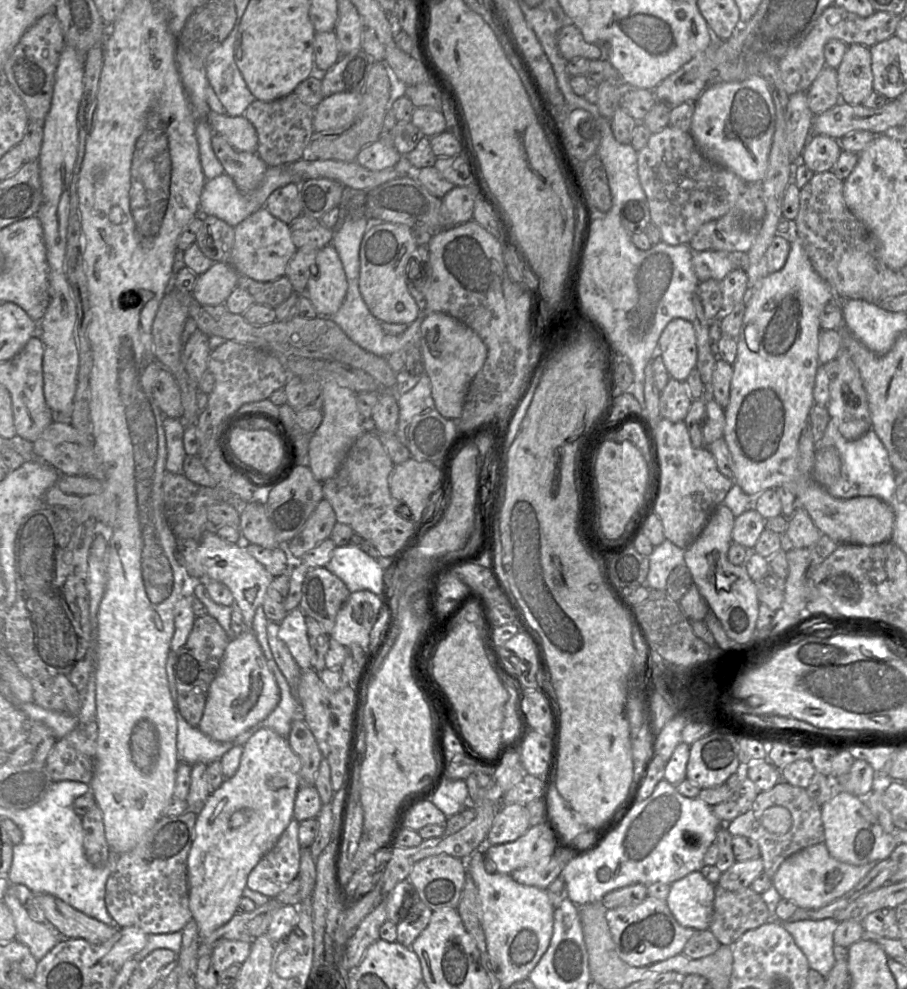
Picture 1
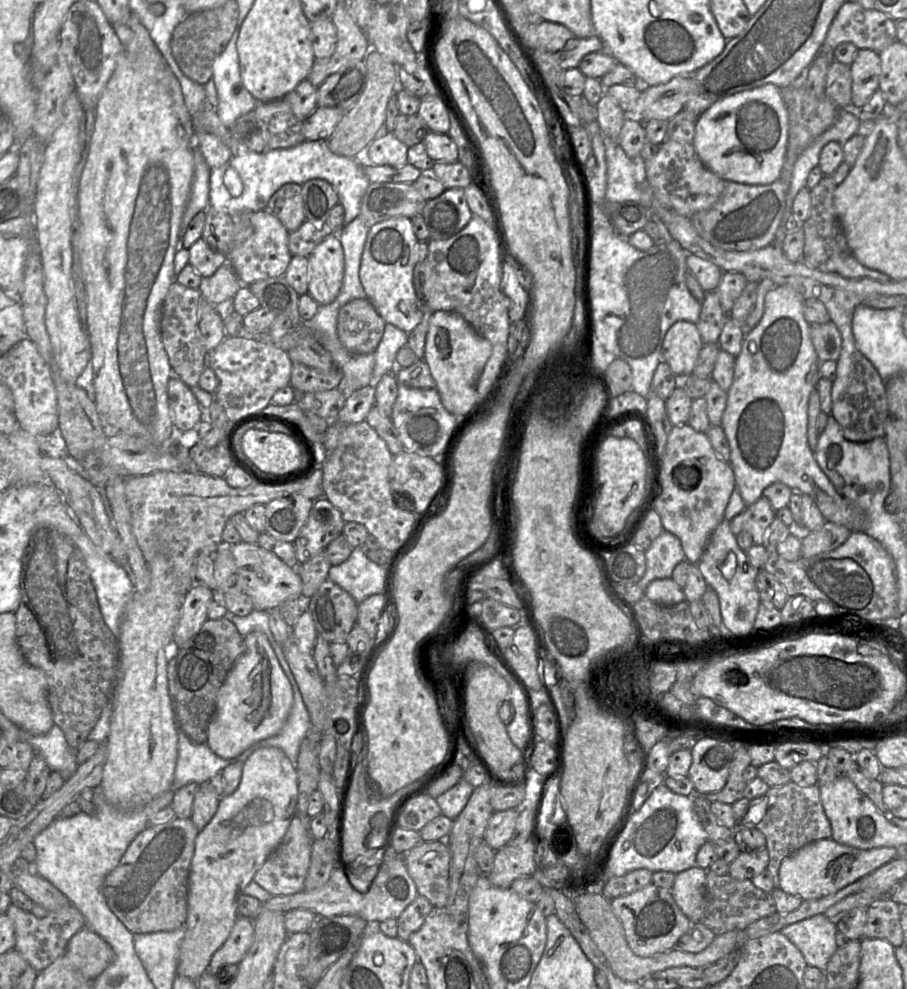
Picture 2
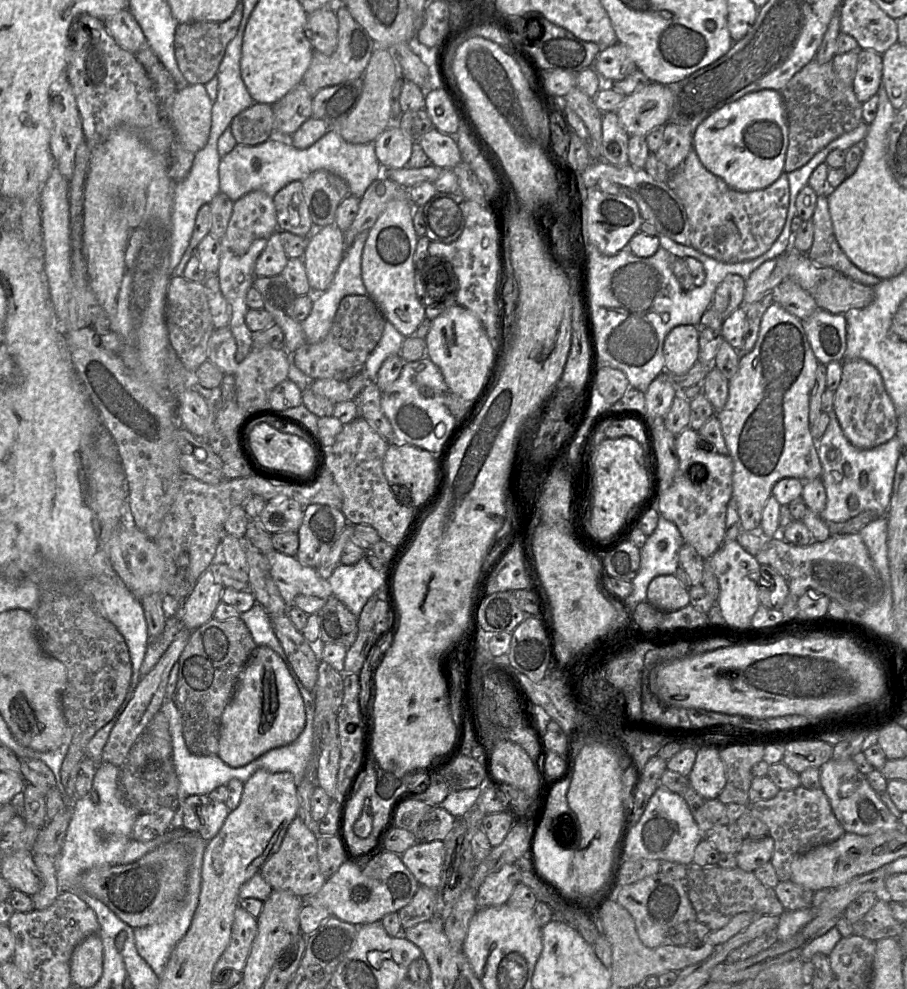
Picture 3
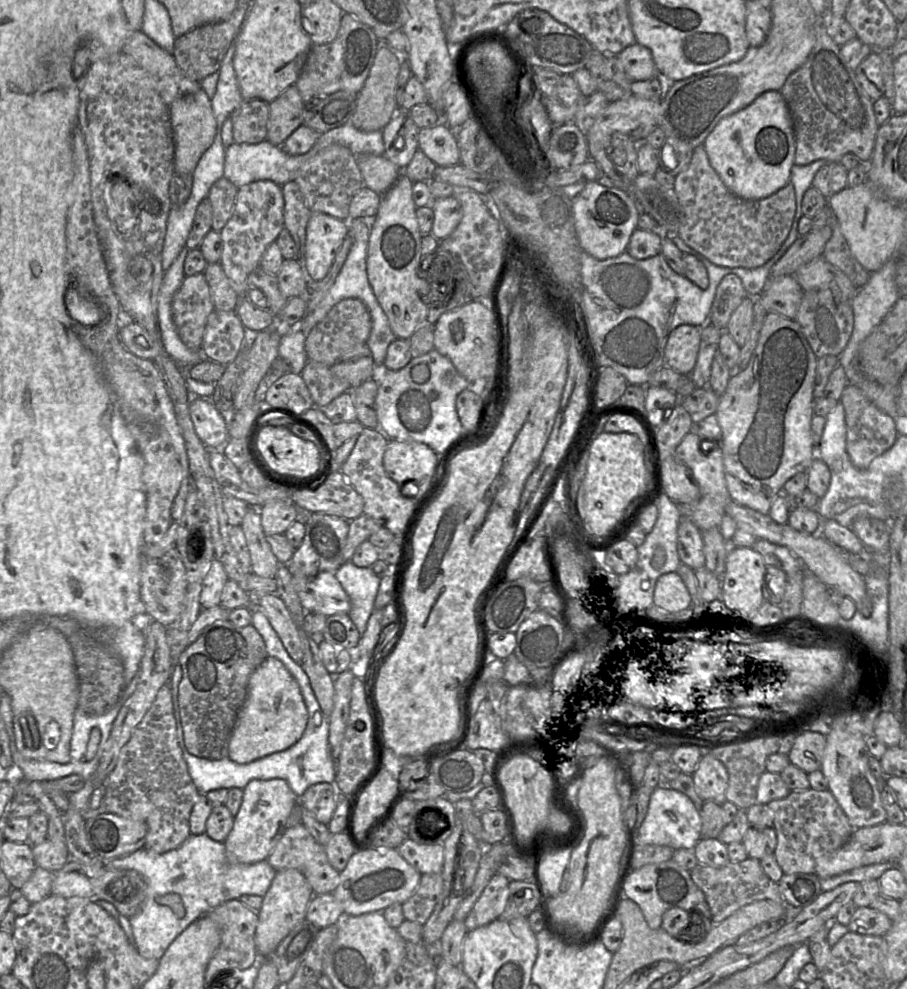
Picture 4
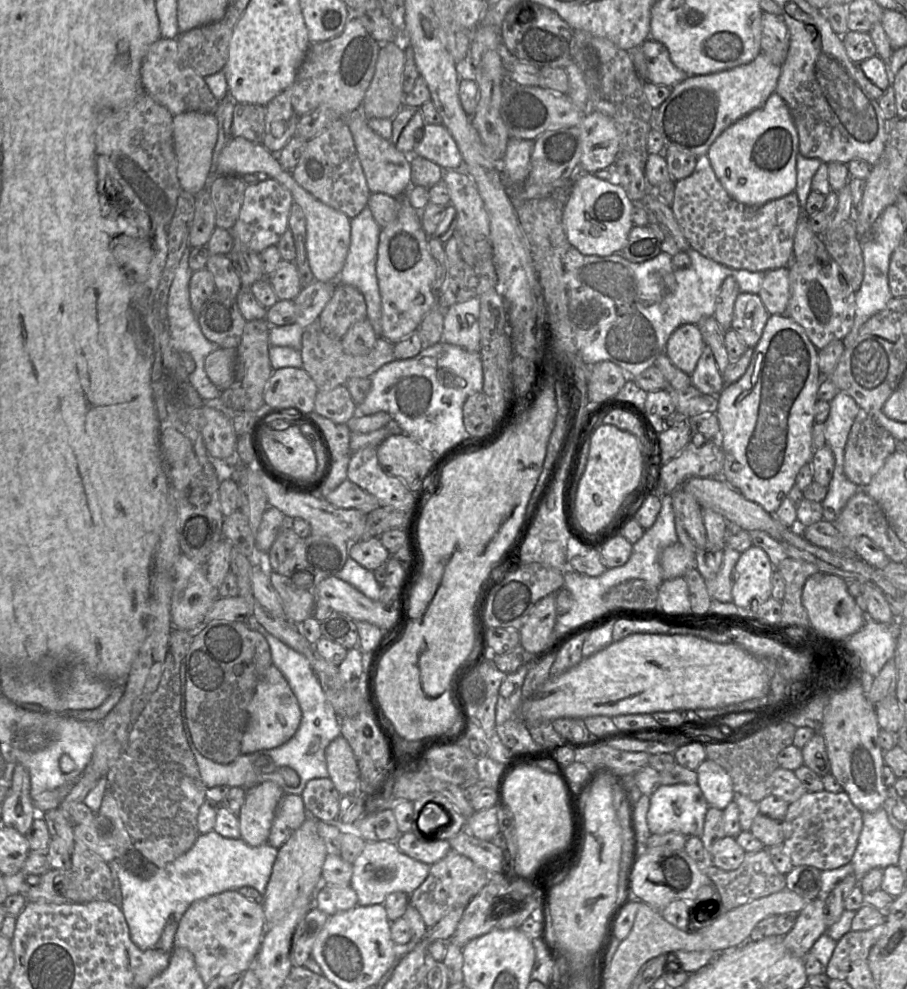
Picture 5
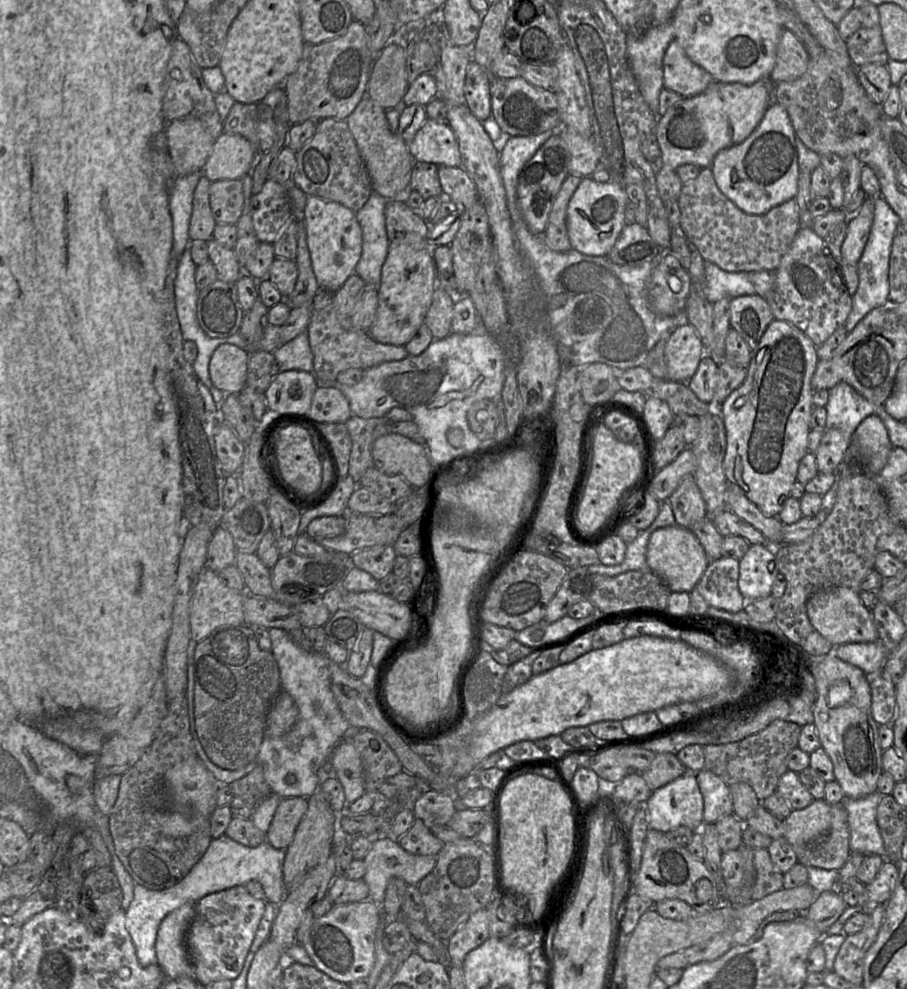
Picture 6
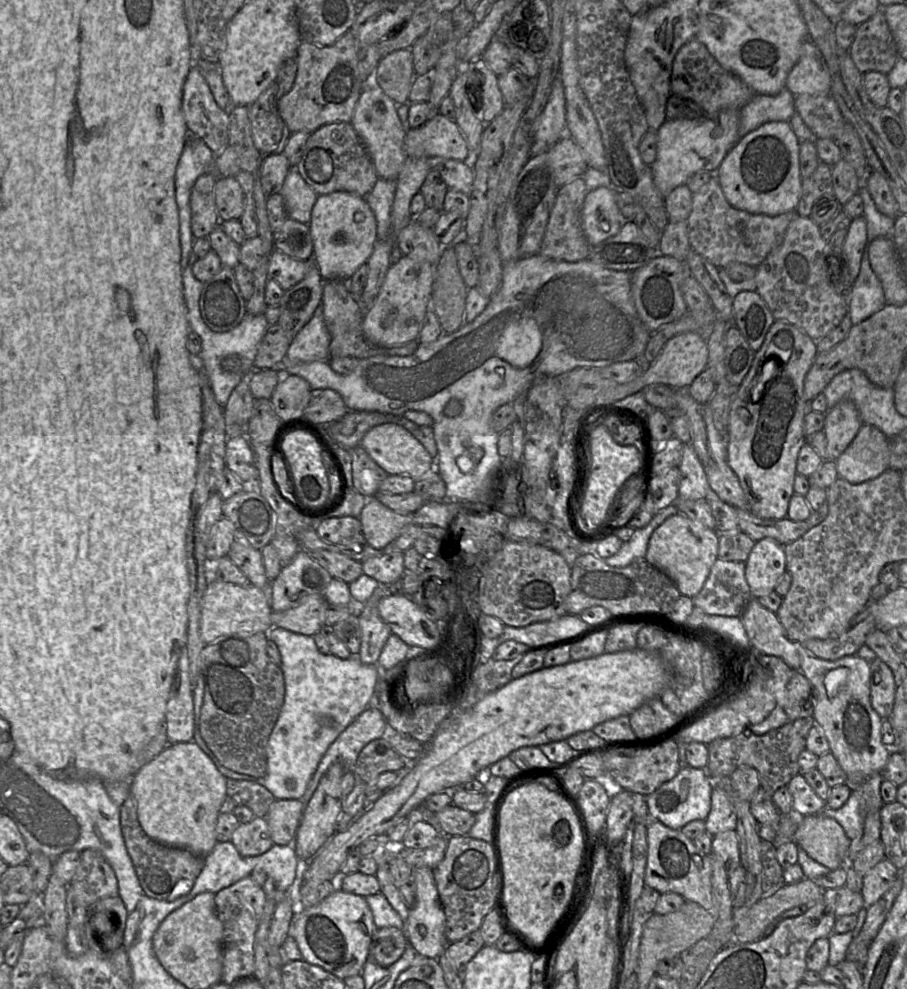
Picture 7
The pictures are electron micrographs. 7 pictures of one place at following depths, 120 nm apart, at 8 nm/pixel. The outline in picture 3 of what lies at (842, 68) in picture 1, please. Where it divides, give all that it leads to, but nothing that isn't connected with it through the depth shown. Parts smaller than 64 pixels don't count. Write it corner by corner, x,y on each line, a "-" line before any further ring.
861,49
858,55
853,89
857,99
864,103
878,94
882,82
882,55
875,50

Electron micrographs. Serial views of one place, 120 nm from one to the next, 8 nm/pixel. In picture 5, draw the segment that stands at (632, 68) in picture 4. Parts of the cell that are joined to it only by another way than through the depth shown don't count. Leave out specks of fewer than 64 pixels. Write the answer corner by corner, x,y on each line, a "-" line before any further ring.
651,38
646,39
641,50
647,59
646,80
673,88
689,77
671,61
667,48

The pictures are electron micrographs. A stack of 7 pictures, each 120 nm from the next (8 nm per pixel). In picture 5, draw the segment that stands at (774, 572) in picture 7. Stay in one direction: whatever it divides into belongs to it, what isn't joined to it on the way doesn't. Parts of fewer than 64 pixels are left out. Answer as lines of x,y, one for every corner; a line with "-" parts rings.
751,545
740,553
732,571
732,603
750,609
771,597
771,576
776,568
767,553

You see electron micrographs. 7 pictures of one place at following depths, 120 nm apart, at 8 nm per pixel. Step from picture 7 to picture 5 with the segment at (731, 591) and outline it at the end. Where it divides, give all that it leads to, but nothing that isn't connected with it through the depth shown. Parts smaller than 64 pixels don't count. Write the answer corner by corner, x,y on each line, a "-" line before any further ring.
725,546
723,561
713,579
705,580
706,588
711,599
729,603
732,602
732,571
740,557
740,552

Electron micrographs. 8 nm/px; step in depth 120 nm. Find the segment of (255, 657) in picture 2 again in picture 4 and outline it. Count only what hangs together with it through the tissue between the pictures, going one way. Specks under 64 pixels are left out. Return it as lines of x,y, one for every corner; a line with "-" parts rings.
268,656
251,674
245,701
240,708
230,737
228,758
248,764
297,743
308,721
308,712
300,687
283,663

